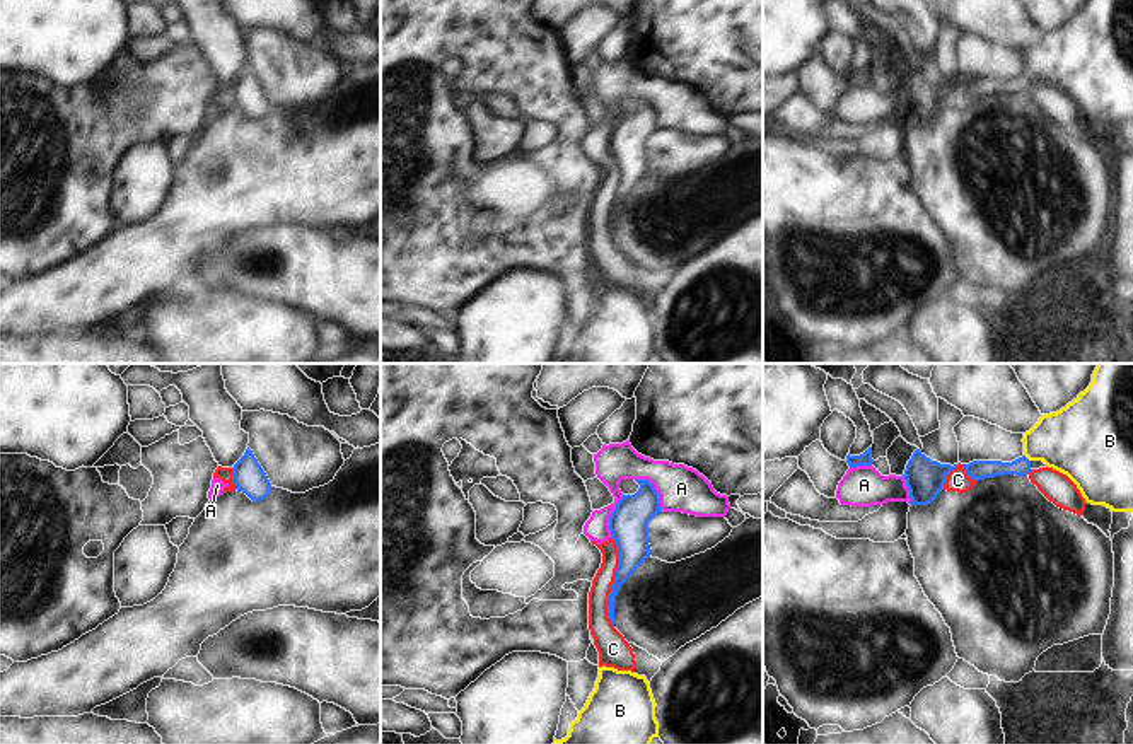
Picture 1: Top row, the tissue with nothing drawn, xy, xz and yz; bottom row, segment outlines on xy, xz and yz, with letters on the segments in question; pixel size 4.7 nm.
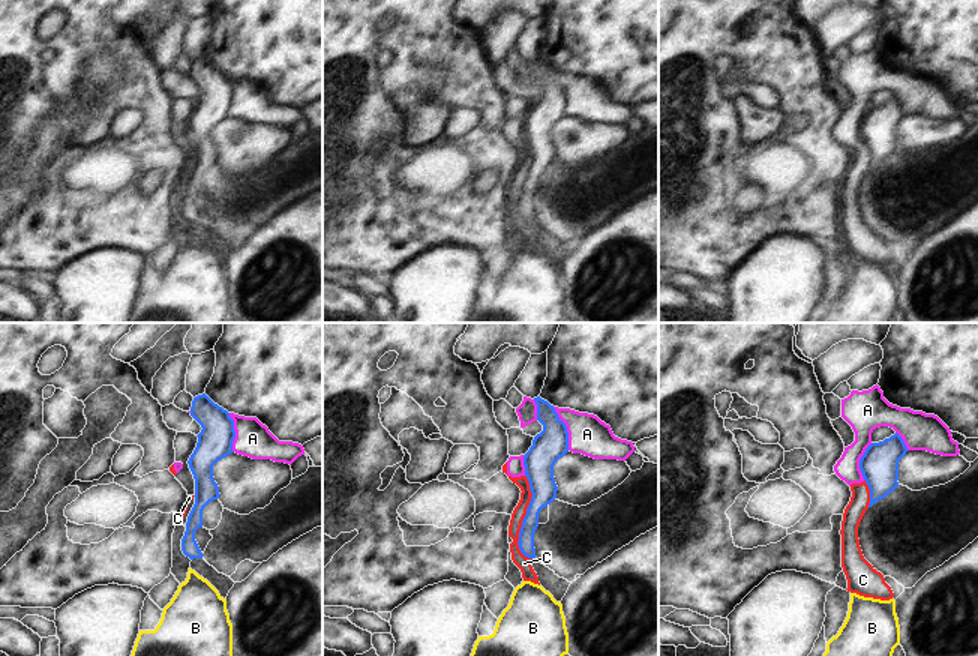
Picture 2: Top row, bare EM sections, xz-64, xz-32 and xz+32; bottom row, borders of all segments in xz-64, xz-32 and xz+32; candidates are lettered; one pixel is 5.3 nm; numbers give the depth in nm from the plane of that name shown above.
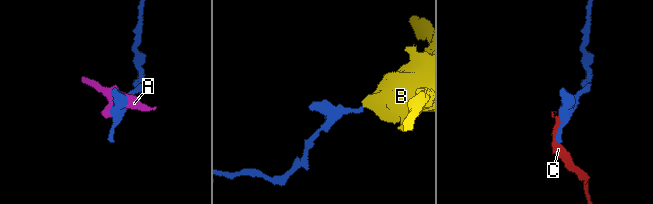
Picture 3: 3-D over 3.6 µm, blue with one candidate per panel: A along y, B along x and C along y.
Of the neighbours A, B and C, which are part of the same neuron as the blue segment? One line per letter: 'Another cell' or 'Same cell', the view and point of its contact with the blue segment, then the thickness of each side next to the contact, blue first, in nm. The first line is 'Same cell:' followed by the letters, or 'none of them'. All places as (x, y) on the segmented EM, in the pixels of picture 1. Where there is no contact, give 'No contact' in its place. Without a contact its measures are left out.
Same cell: B
A: Another cell. Touches blue at xz (656, 490). Thickness 190 nm (blue) against 220 nm
B: Same cell. Touches blue at yz (1026, 458). Thickness 100 nm (blue) against 320 nm
C: Another cell. Touches blue at xz (615, 582). Thickness 160 nm (blue) against 120 nm

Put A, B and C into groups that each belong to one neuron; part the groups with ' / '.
A C / B

